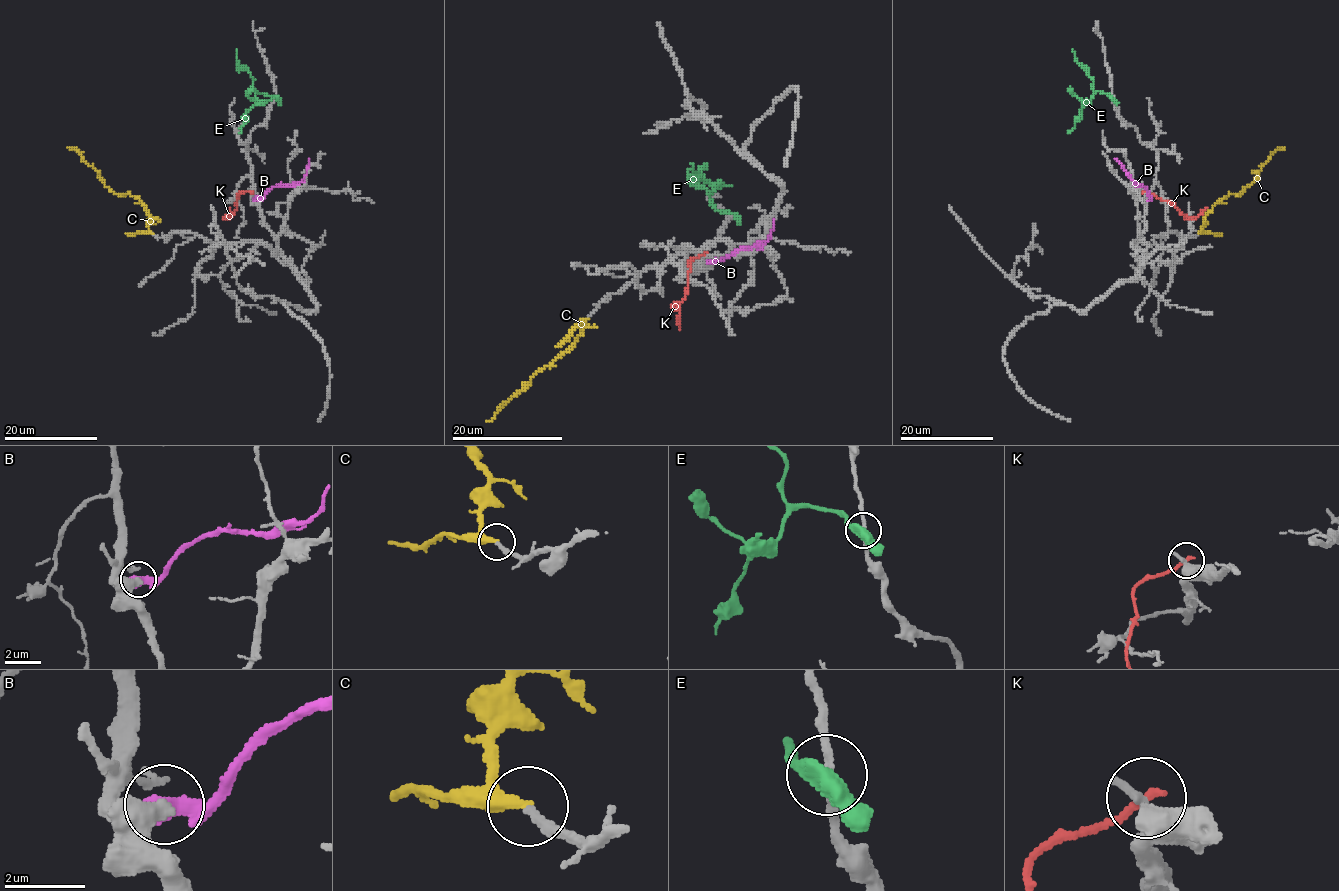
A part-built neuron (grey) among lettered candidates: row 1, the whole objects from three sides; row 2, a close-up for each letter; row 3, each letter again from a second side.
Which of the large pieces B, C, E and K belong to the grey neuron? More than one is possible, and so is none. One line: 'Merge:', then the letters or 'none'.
Merge: C

